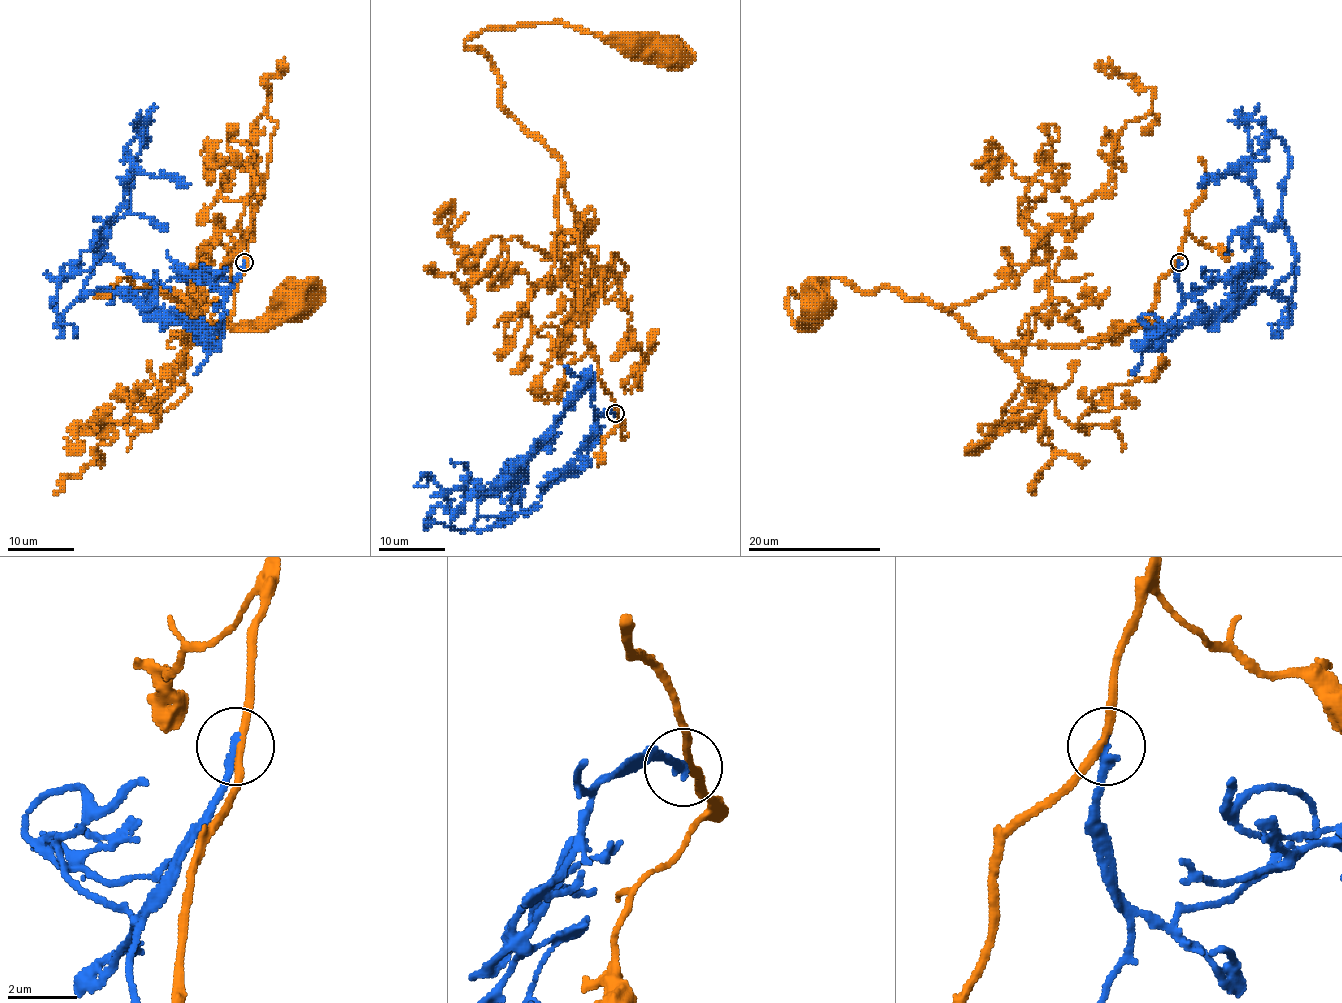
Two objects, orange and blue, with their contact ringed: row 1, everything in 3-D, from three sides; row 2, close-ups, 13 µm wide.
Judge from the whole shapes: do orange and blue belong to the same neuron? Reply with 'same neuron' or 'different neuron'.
different neuron

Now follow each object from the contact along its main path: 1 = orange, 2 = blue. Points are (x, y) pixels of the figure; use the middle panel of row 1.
1: (615, 414), (585, 340), (577, 235), (558, 224), (563, 165), (465, 42), (565, 22), (670, 48)
2: (615, 414), (595, 417), (582, 385), (523, 464), (472, 495), (457, 530), (477, 530), (478, 502), (560, 432)

